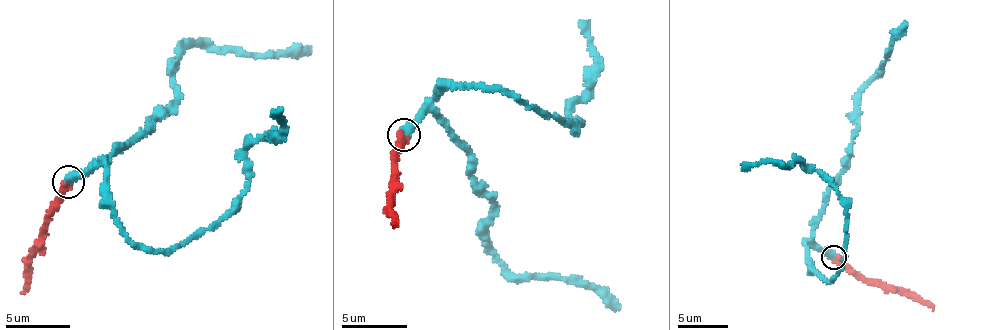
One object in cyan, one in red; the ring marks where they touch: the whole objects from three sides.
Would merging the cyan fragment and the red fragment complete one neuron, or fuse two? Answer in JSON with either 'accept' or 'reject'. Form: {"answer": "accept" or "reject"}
{"answer": "accept"}

